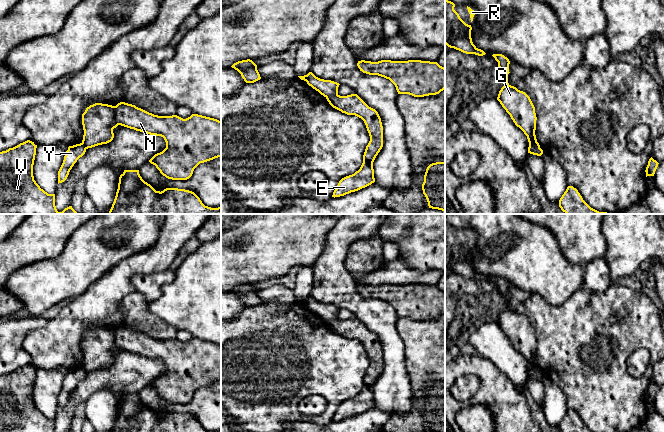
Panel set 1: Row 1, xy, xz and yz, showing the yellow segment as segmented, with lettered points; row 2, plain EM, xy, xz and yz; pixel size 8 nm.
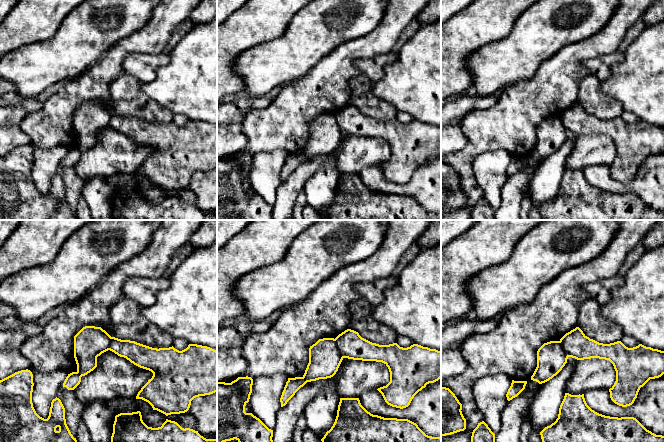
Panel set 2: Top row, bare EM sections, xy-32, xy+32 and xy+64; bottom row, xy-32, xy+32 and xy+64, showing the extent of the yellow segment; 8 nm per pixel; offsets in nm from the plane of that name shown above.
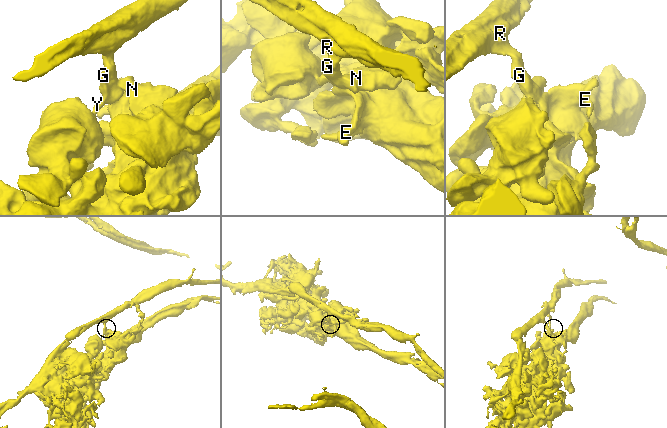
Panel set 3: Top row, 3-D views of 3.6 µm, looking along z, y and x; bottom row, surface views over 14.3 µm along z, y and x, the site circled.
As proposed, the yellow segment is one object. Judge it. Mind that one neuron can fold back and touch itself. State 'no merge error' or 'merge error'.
merge error

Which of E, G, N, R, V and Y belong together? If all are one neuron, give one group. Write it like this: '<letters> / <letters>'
E N V Y / G R

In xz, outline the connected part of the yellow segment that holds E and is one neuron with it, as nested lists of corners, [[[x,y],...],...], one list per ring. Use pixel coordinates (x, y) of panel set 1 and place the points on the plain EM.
[[[337,318],[326,323],[333,332],[342,337],[361,342],[370,360],[360,393],[339,405],[332,419],[335,422],[358,415],[375,406],[373,386],[383,371],[383,350],[378,336],[369,331],[357,318]]]

